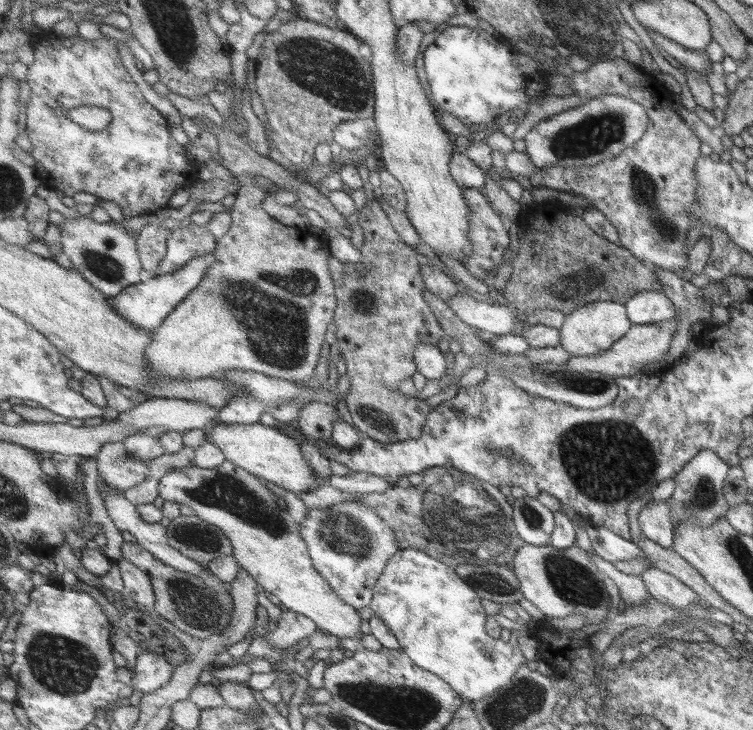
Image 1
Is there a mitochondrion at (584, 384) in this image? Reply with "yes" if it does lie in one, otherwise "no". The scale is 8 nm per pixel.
yes

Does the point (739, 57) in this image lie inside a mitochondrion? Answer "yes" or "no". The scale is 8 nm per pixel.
no

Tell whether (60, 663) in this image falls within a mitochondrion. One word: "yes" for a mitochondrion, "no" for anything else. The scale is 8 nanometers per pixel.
yes

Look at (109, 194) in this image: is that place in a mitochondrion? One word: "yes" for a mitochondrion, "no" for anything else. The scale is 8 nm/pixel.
no

